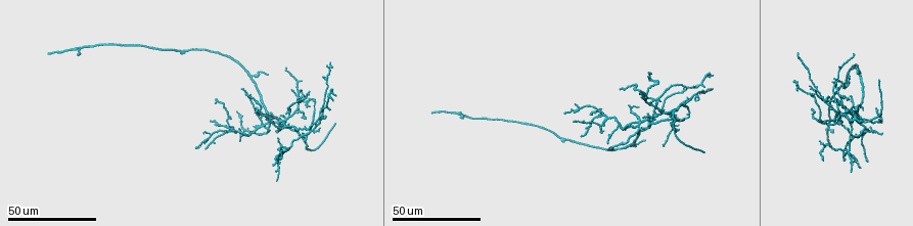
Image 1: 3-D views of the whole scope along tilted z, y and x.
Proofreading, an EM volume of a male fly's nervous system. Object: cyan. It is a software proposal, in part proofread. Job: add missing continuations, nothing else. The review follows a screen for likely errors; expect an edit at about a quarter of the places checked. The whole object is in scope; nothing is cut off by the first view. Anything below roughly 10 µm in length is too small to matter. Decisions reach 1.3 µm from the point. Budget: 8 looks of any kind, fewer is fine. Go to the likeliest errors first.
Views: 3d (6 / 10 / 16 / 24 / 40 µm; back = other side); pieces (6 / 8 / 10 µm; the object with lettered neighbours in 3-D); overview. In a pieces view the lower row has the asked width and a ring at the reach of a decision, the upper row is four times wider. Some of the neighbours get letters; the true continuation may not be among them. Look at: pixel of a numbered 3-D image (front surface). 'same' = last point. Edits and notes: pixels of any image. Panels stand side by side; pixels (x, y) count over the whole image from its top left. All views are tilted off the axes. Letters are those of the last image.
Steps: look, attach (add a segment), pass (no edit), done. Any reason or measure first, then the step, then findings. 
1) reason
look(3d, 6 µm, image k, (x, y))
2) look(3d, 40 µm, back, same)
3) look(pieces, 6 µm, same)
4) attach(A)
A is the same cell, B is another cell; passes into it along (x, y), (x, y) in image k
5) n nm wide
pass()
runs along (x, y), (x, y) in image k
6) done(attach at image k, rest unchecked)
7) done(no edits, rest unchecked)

an open end
look(3d, 24 µm, image 1, (334, 122))

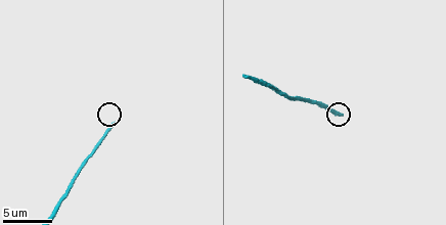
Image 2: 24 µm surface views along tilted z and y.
look(3d, 6 µm, image 2, (342, 115))

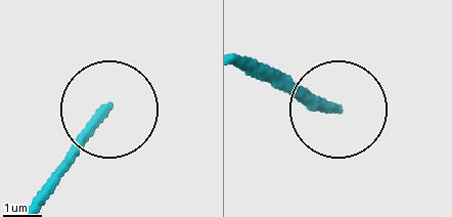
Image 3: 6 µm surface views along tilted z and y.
look(pieces, 10 µm, image 3, (334, 107))

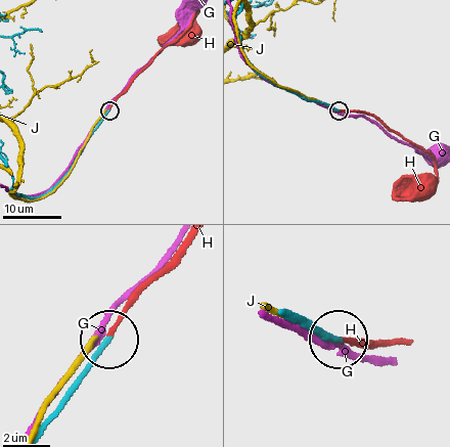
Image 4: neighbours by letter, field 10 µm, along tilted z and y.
210 nm wide
attach(H)
H is the same cell, G and J are other cells; passes into it along (97, 124), (138, 71), (184, 31) in image 4; it goes on there

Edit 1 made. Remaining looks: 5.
look(overview)

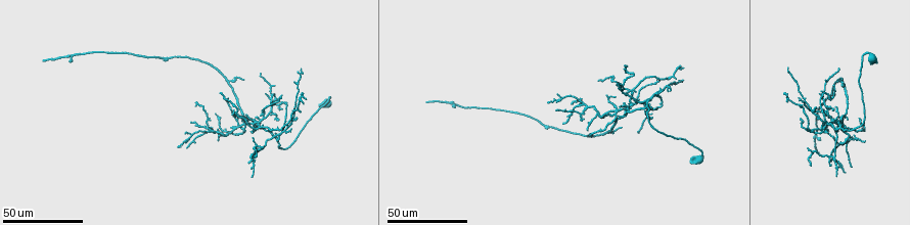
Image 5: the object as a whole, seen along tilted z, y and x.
look(3d, 40 µm, image 5, (622, 127))

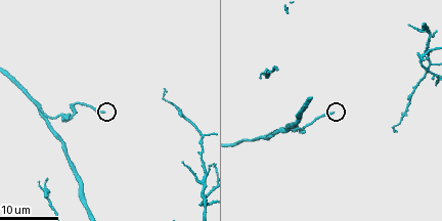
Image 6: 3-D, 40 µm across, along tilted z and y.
see the neighbours
look(pieces, 10 µm, image 6, (333, 111))

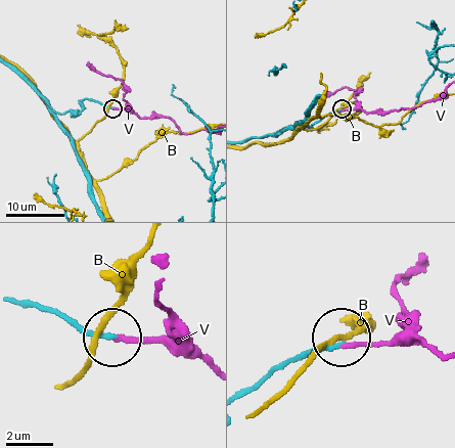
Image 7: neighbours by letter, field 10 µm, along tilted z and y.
attach(V)
V is the same cell, B is another cell; passes into it along (97, 101), (197, 131) in image 7; it goes on there

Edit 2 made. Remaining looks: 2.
done(attach at image 4, attach at image 7, rest unchecked)

